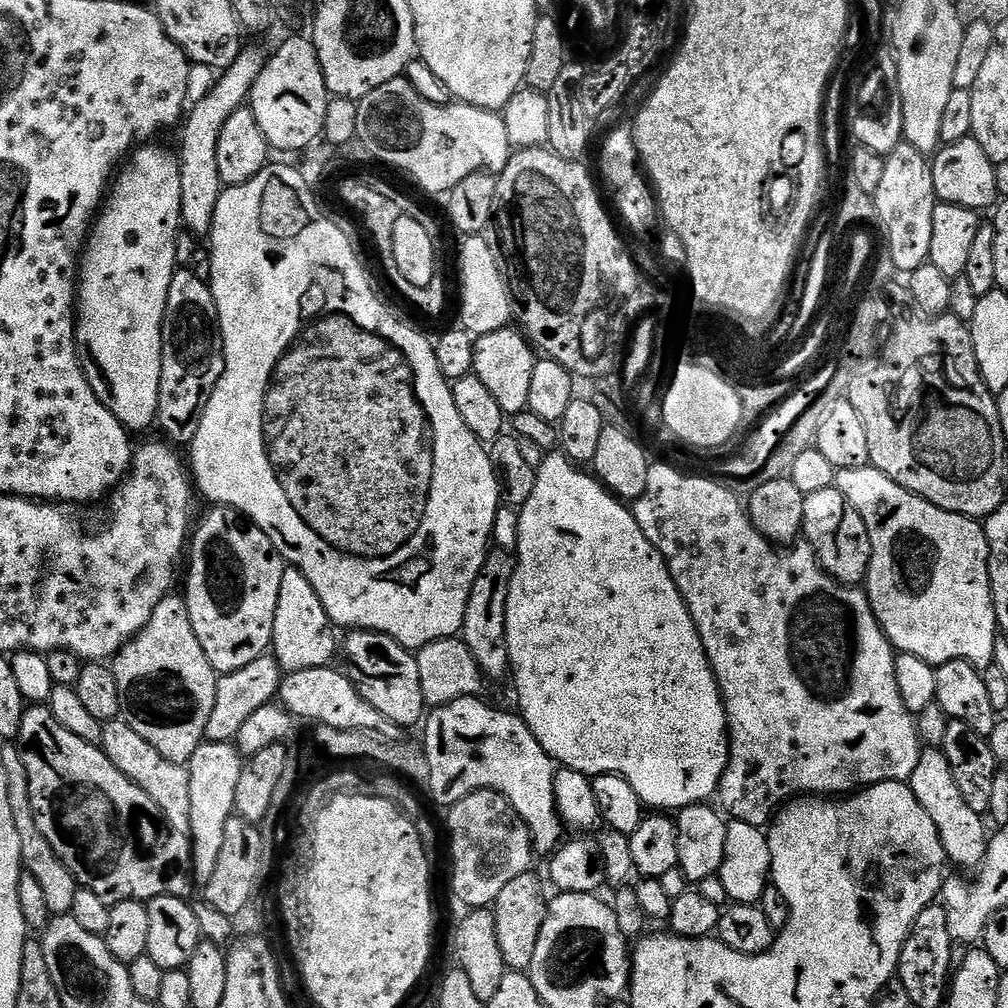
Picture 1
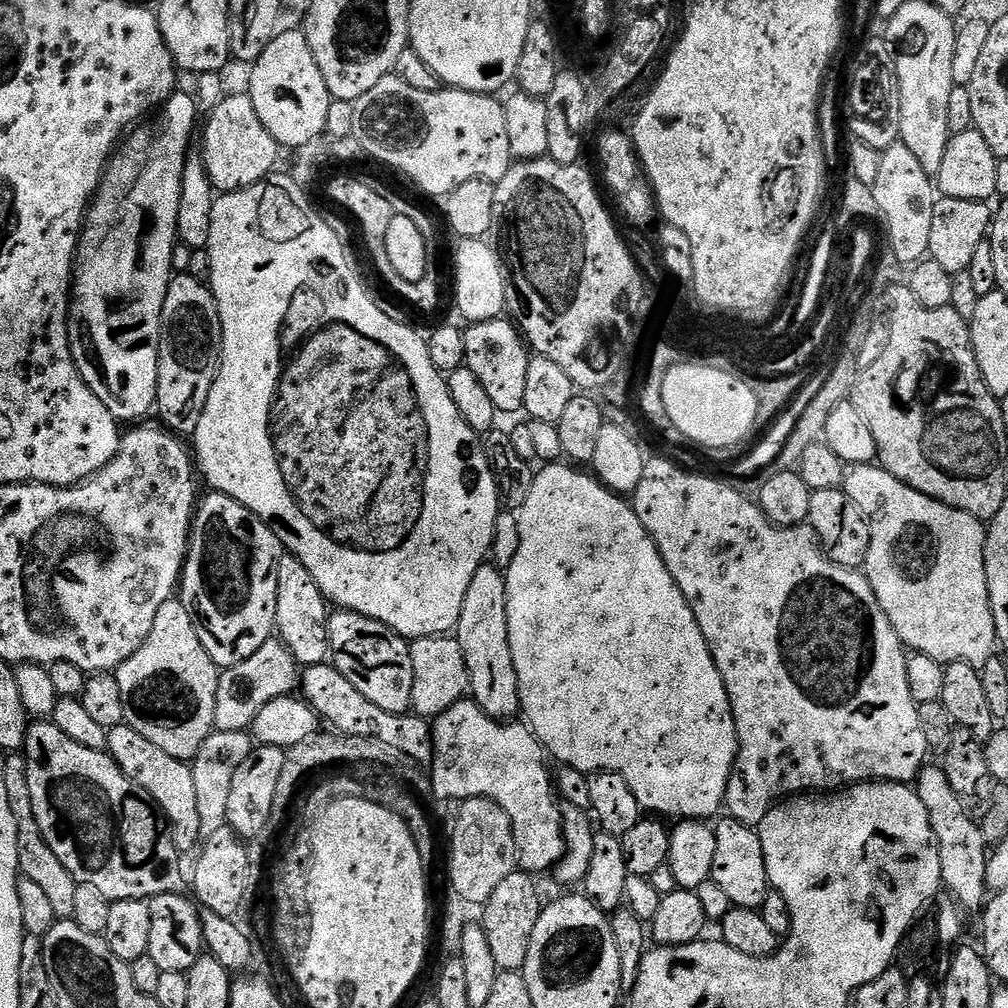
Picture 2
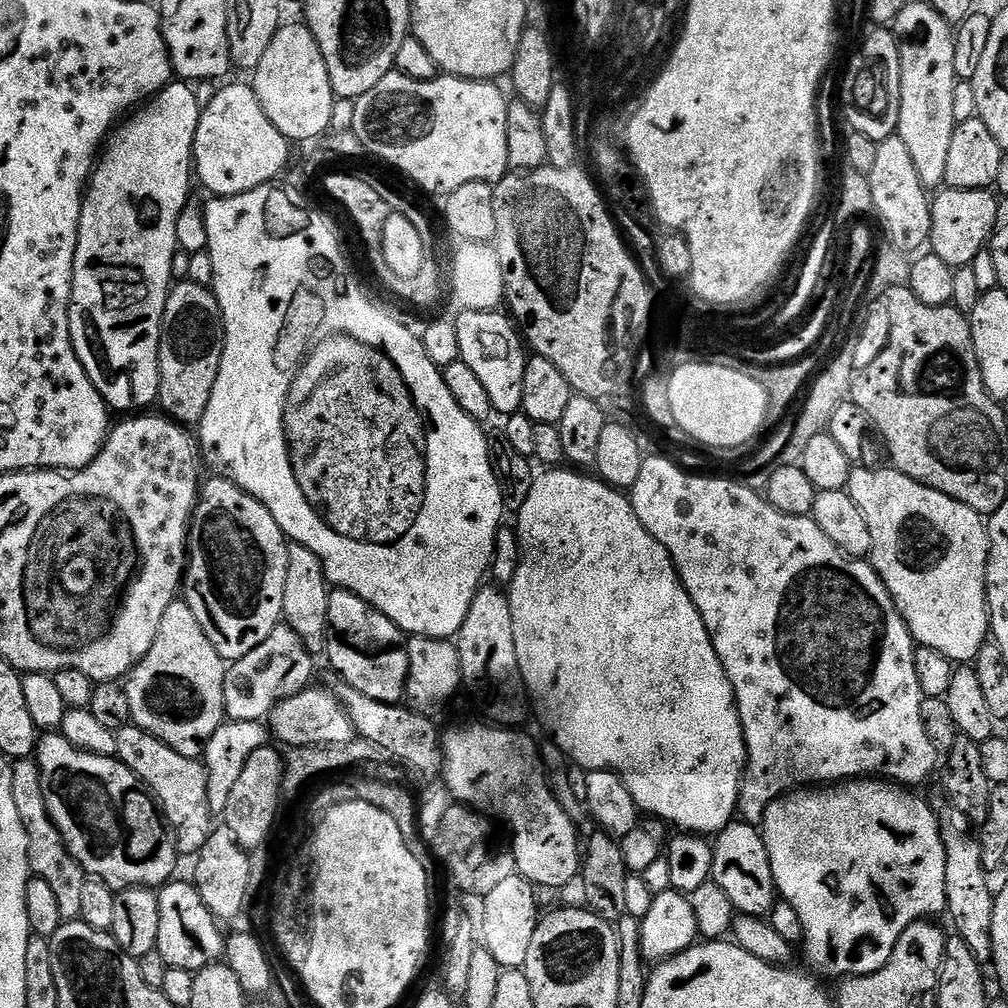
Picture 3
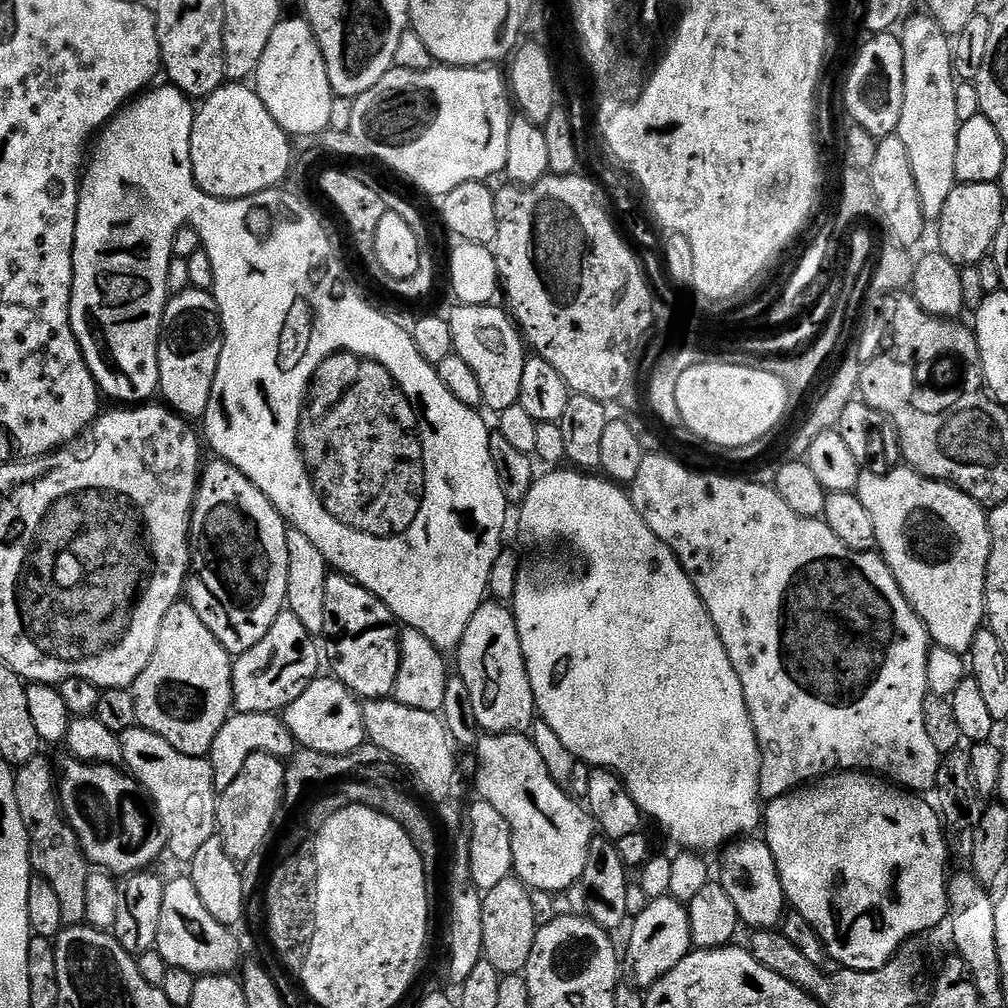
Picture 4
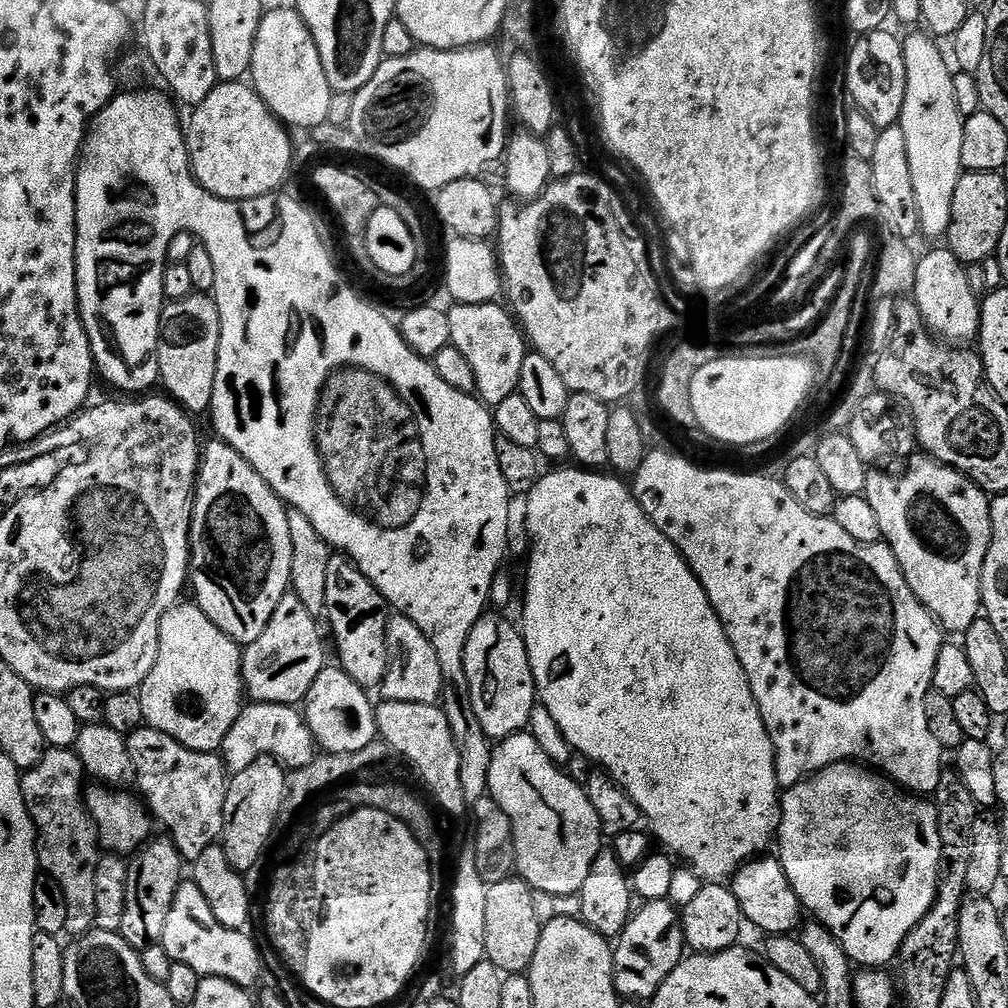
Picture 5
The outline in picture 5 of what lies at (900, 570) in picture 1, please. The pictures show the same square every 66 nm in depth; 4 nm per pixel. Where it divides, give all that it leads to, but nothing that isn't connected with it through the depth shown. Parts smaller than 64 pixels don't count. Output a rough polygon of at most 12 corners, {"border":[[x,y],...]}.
{"border":[[920,454],[862,495],[945,633],[982,612],[989,493]]}

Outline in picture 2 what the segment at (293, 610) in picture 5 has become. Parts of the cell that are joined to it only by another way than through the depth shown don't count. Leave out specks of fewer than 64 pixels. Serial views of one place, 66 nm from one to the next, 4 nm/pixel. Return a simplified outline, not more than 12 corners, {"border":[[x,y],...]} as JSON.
{"border":[[278,638],[225,669],[215,729],[245,731],[291,695],[300,668]]}

